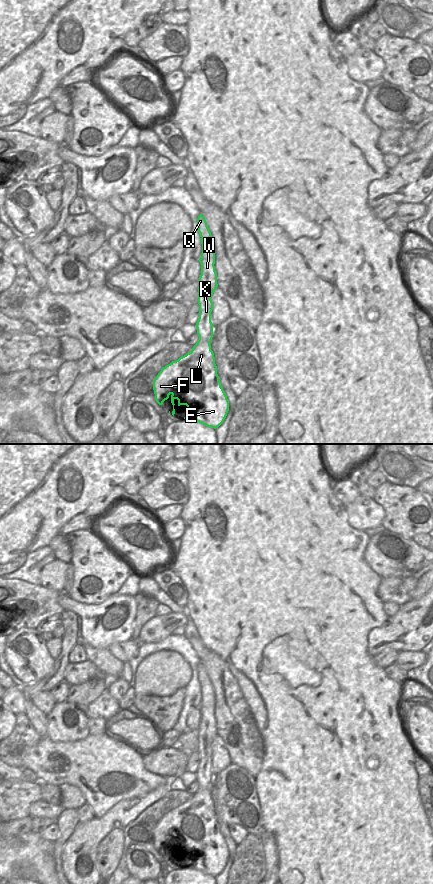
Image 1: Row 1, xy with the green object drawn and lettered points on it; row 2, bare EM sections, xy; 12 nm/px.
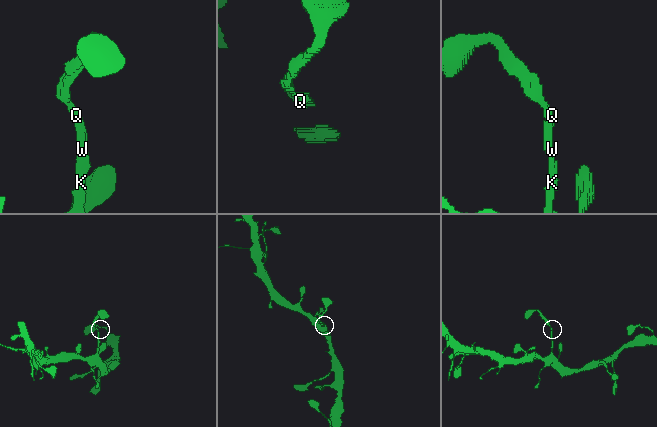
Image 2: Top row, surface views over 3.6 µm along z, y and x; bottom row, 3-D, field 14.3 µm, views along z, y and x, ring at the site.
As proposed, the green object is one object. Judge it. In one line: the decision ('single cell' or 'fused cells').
single cell

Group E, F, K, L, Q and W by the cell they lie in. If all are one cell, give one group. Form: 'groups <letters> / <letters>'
groups E F K L Q W

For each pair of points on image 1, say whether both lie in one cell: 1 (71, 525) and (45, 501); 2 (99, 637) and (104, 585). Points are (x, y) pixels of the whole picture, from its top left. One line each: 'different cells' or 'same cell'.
1: different cells
2: different cells

